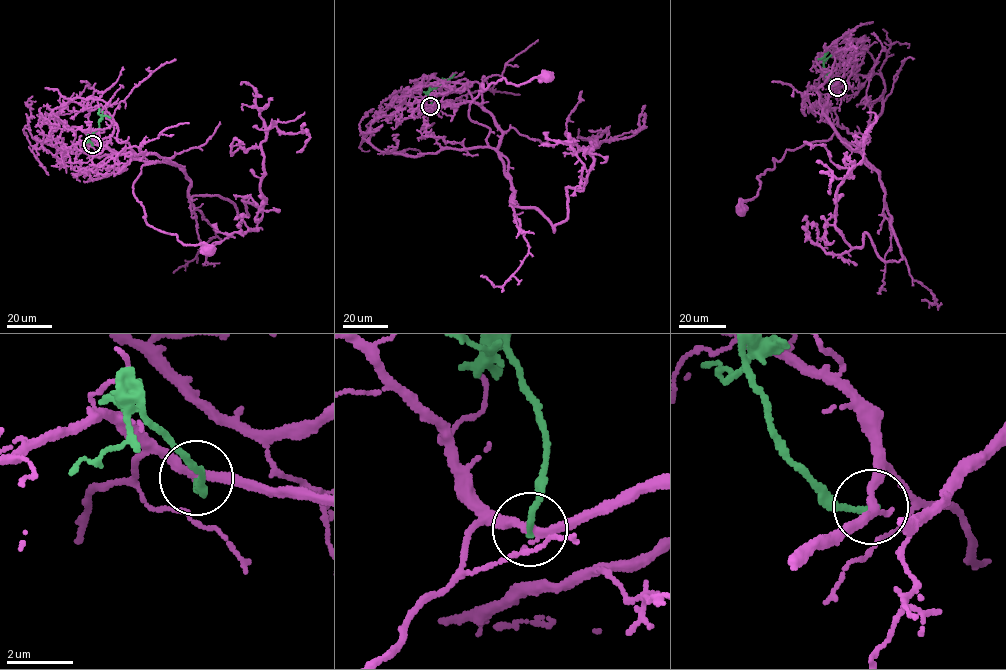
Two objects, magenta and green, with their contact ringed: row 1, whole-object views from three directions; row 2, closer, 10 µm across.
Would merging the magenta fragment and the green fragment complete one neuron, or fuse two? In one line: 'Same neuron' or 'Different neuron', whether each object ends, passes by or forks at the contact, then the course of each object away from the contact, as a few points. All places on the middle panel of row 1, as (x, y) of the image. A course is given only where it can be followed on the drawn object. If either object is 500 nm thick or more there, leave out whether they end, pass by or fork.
Different neuron. At the ring magenta passes by. At the ring green ends. Course of magenta: (430, 106), (479, 103), (502, 132), (496, 148), (487, 141), (490, 129), (469, 116), (482, 85), (547, 76). Course of green: (430, 106), (429, 91), (455, 74)

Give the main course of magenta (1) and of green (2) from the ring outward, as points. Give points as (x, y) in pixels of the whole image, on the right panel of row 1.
1: (837, 87), (823, 114), (858, 151), (835, 133), (787, 149), (757, 176), (758, 192), (740, 209)
2: (837, 87), (823, 67), (825, 57), (818, 59)

